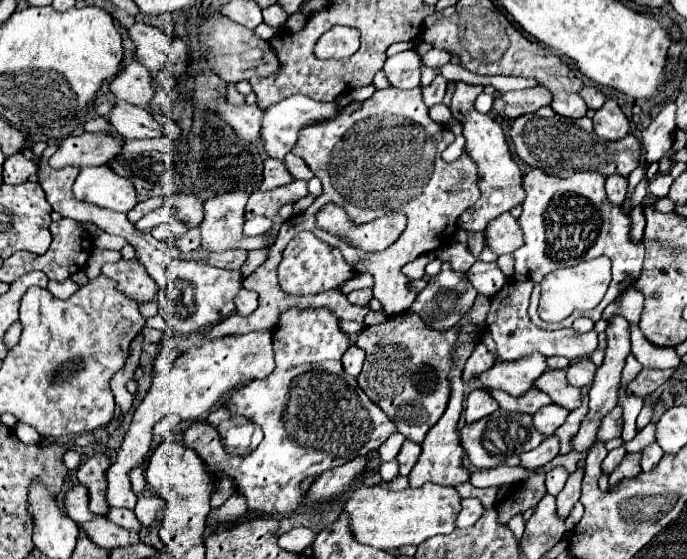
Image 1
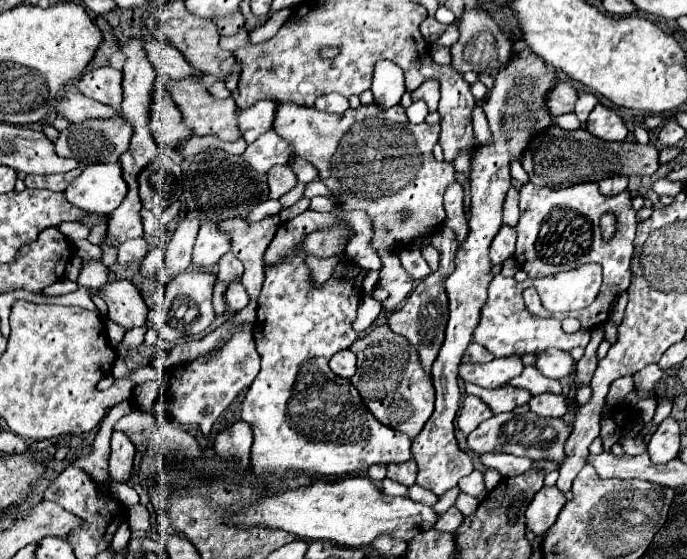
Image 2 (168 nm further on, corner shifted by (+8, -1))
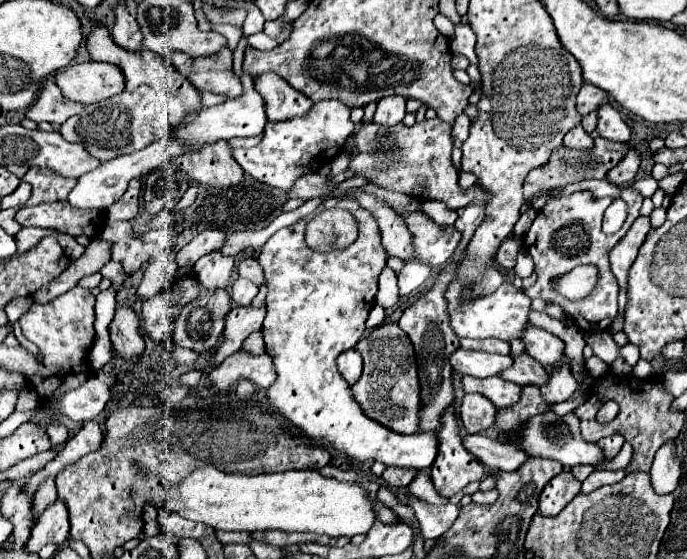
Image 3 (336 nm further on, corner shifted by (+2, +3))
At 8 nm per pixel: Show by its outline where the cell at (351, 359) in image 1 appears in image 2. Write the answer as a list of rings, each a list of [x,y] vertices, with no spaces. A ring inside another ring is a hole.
[[[345,349],[345,351],[339,351],[331,361],[329,361],[329,367],[335,375],[339,377],[345,377],[345,379],[351,379],[355,375],[355,353]]]

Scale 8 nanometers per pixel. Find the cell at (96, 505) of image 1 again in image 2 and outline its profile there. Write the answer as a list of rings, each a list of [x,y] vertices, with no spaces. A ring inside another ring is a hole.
[[[123,401],[119,405],[115,405],[107,417],[101,421],[101,427],[99,427],[99,433],[93,441],[93,451],[87,455],[87,457],[81,457],[77,459],[73,465],[75,467],[81,467],[85,469],[99,485],[107,487],[109,485],[109,475],[107,475],[107,461],[109,461],[109,441],[111,441],[111,433],[113,433],[113,425],[127,413],[131,413],[135,409],[135,405],[131,405],[131,401]]]

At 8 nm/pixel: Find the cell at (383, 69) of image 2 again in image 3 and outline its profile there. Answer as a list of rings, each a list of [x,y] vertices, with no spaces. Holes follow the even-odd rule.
[[[391,95],[383,97],[377,101],[377,111],[375,111],[375,123],[379,125],[395,125],[403,121],[405,117],[405,97],[401,95]]]

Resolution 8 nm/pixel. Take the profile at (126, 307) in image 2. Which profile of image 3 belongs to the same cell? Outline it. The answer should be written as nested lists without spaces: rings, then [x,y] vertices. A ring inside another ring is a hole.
[[[131,305],[117,307],[115,317],[109,325],[113,349],[127,363],[135,363],[145,349],[145,341],[139,331],[139,325],[141,325],[141,317],[137,315],[137,311]]]

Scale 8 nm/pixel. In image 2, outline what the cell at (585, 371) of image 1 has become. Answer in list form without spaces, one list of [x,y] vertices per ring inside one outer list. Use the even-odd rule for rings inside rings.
[[[543,351],[543,355],[537,355],[535,367],[539,373],[551,379],[565,379],[571,375],[571,369],[575,367],[575,361],[565,351]]]

